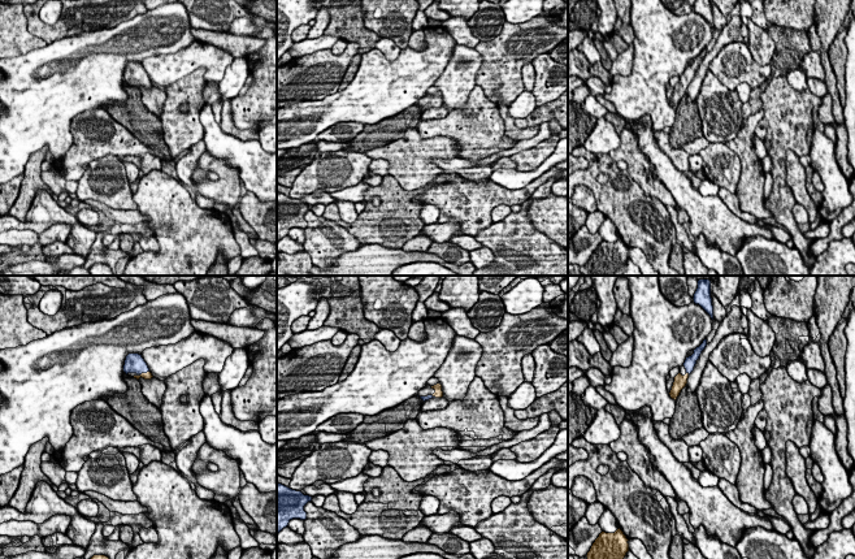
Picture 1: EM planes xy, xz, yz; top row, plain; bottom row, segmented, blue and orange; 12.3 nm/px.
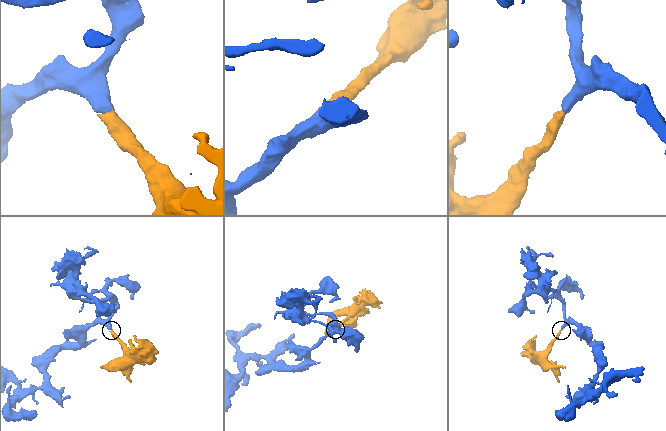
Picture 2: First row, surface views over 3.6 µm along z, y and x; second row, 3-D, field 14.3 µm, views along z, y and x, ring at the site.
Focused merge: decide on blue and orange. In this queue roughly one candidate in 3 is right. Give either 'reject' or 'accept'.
accept

